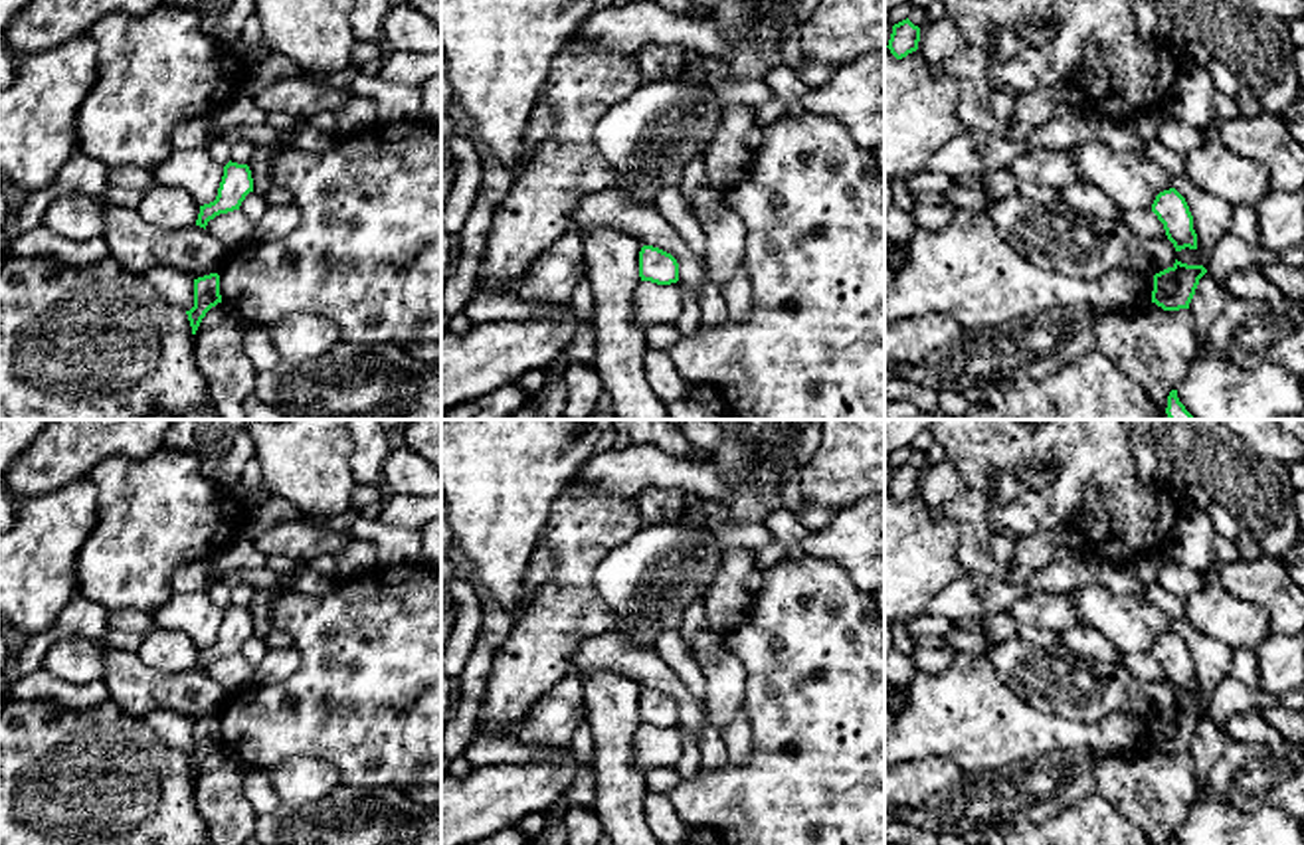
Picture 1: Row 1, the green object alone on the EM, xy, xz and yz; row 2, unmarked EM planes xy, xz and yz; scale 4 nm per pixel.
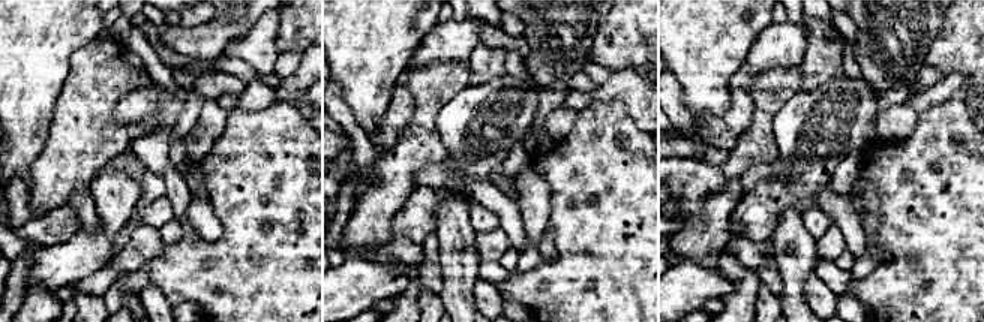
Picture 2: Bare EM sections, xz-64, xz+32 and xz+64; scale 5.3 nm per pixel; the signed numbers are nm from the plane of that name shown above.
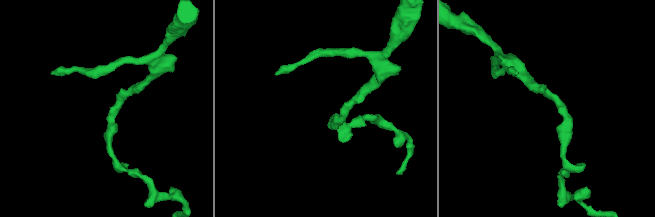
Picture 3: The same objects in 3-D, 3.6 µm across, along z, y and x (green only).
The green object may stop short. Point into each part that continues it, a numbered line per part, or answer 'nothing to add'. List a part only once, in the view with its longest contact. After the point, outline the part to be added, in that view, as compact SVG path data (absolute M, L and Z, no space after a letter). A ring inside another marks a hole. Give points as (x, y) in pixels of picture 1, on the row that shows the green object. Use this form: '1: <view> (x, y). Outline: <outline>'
nothing to add

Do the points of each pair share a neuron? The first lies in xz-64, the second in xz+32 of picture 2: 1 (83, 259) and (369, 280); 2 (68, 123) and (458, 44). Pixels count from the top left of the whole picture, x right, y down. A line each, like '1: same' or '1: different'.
1: same
2: different

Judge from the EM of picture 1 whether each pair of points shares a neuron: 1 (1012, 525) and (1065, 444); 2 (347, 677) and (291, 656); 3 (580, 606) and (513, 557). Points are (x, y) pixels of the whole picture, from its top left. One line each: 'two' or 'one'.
1: one
2: two
3: two

